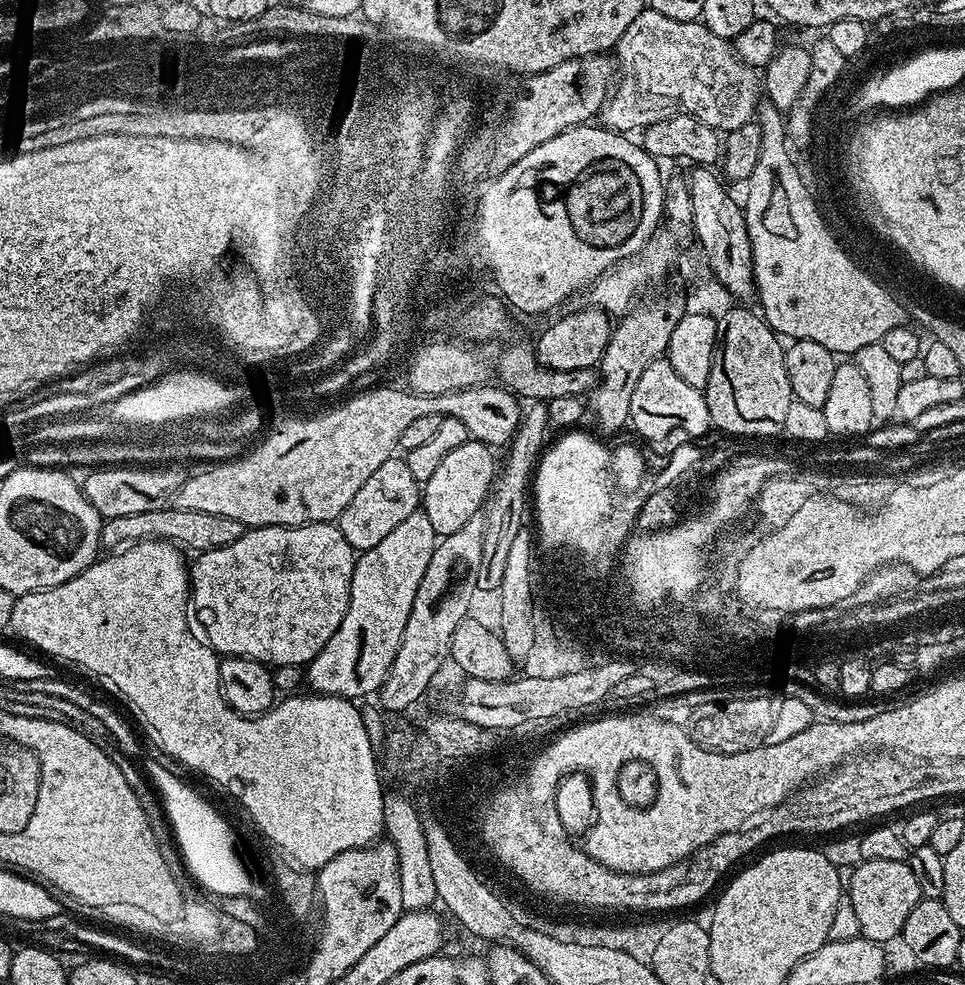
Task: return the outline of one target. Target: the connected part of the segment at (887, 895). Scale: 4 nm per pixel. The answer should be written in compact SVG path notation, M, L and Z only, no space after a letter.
M862 859L854 867L852 879L846 884L846 899L853 904L854 911L858 914L860 935L865 940L873 940L874 943L884 946L895 941L903 933L906 918L910 918L910 910L914 910L914 906L918 906L922 897L918 878L914 878L914 870L906 862Z

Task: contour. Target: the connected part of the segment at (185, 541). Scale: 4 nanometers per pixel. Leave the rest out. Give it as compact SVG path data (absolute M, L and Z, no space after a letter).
M175 506L159 508L146 514L130 514L130 518L114 518L104 520L100 530L101 545L116 550L121 546L135 544L138 540L155 538L170 540L181 549L193 548L199 554L218 550L222 546L230 546L230 542L238 542L246 530L246 525L234 518L222 518L222 514L206 514L202 510L182 510Z

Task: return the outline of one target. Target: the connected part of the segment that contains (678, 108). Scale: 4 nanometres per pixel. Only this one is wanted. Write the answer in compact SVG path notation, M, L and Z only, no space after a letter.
M645 7L643 12L626 26L626 34L616 43L614 59L618 65L618 79L609 95L608 103L600 109L598 119L604 125L636 134L639 128L667 121L670 116L690 115L706 126L727 134L751 123L762 98L762 80L757 69L737 59L731 43L710 30L700 21L678 22Z

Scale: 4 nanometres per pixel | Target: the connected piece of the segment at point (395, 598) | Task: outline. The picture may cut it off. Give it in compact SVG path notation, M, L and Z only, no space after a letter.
M417 510L405 518L399 526L394 526L378 546L370 546L370 550L359 553L356 557L352 585L350 586L350 602L346 610L346 618L342 618L342 626L334 630L330 642L322 646L320 653L306 665L306 684L313 693L321 696L340 696L343 700L359 701L359 696L368 698L379 693L392 669L394 658L400 649L400 643L406 630L406 618L410 618L410 606L414 606L414 594L418 594L418 585L422 582L422 574L426 574L426 566L430 566L430 557L434 554L438 537L430 518L423 511Z

